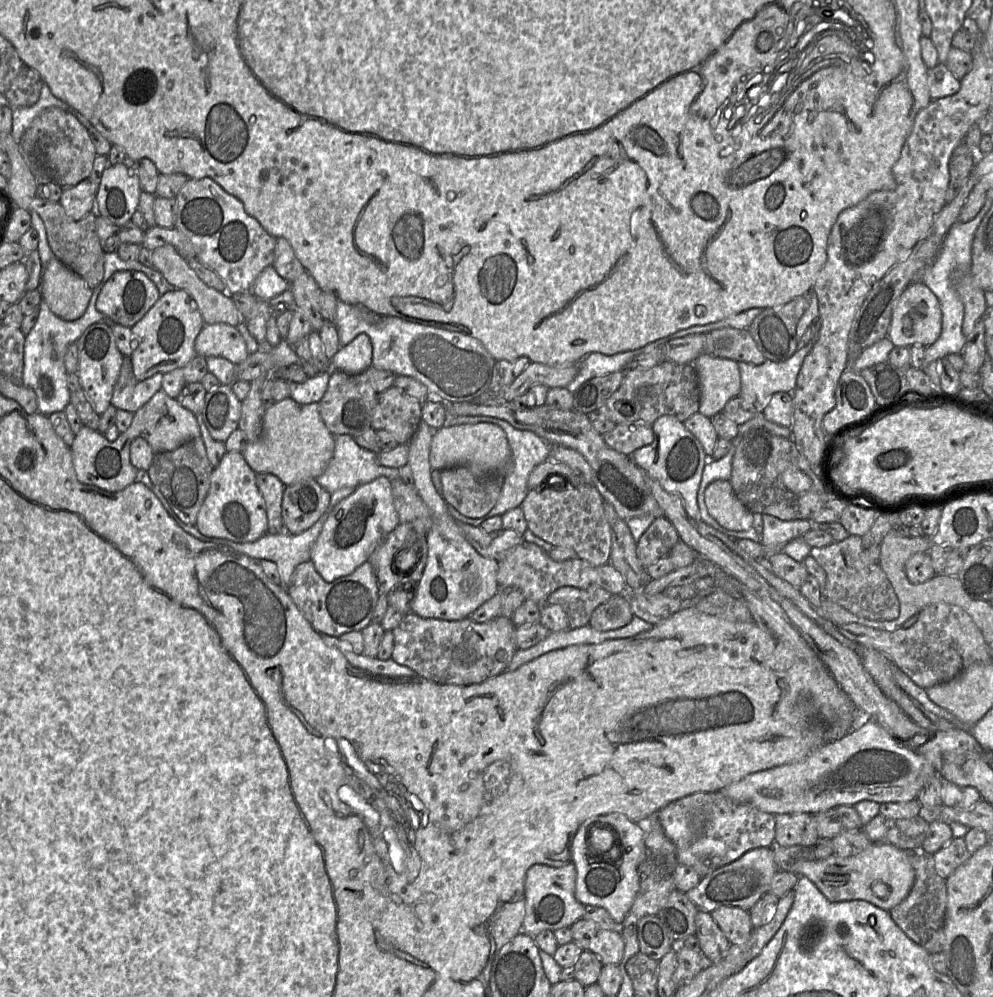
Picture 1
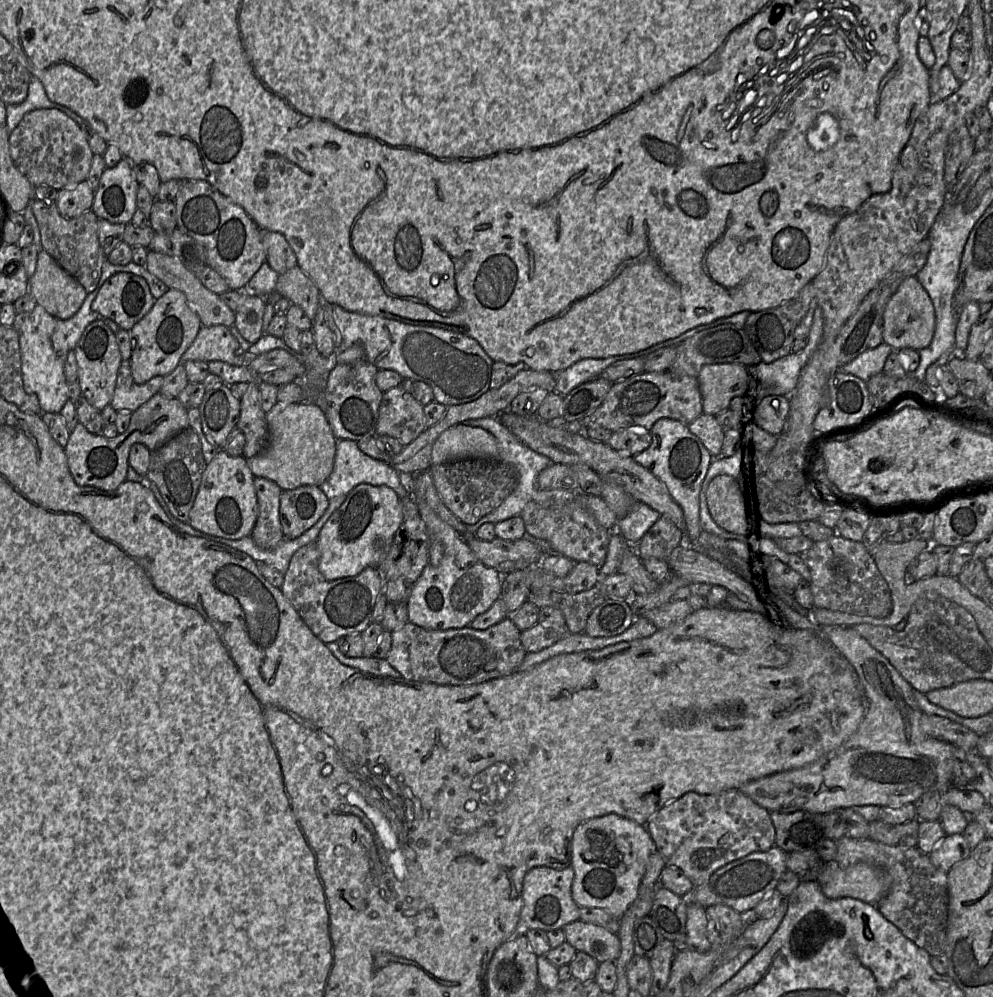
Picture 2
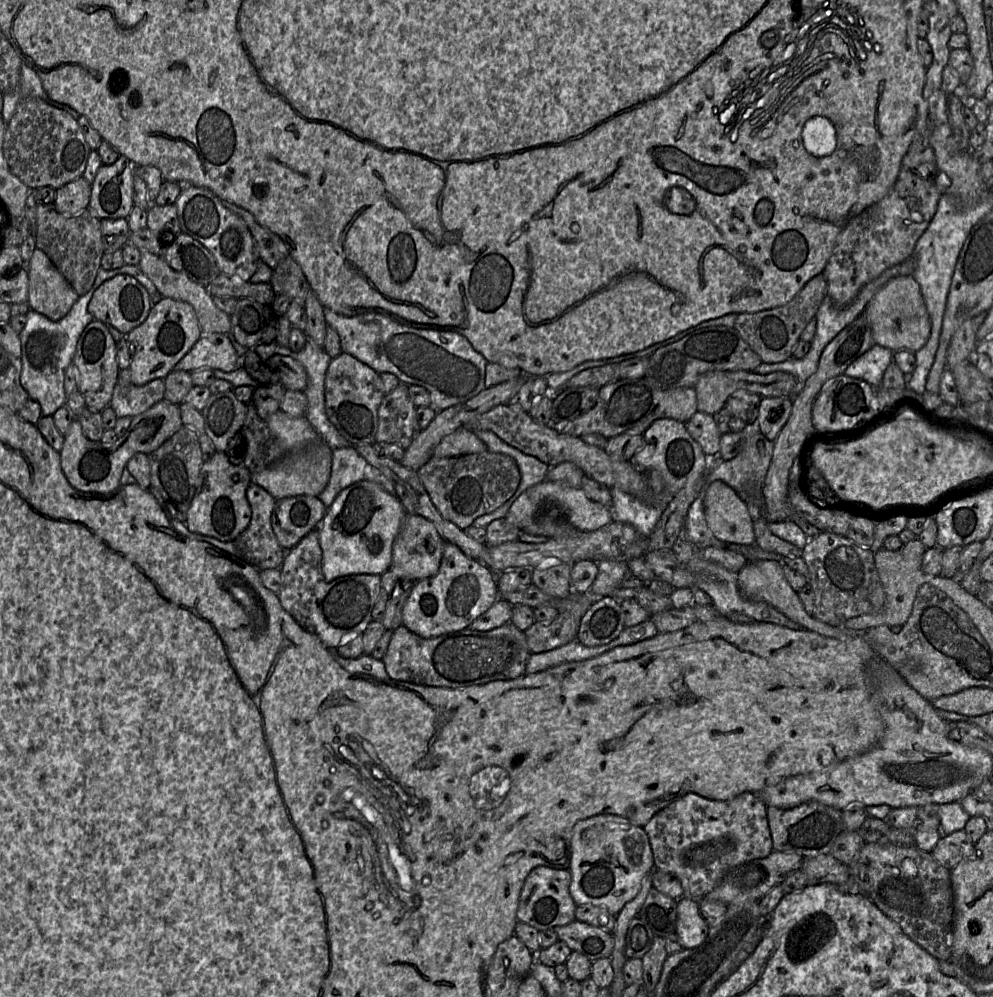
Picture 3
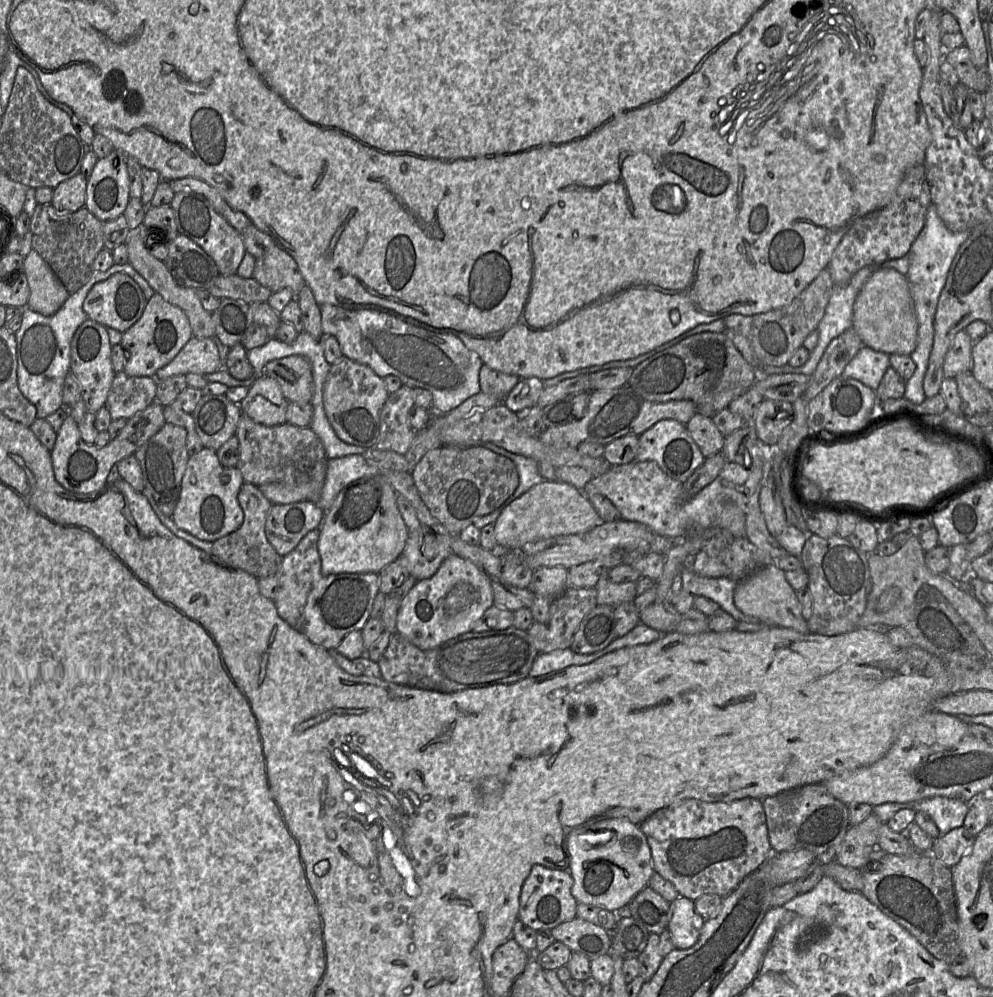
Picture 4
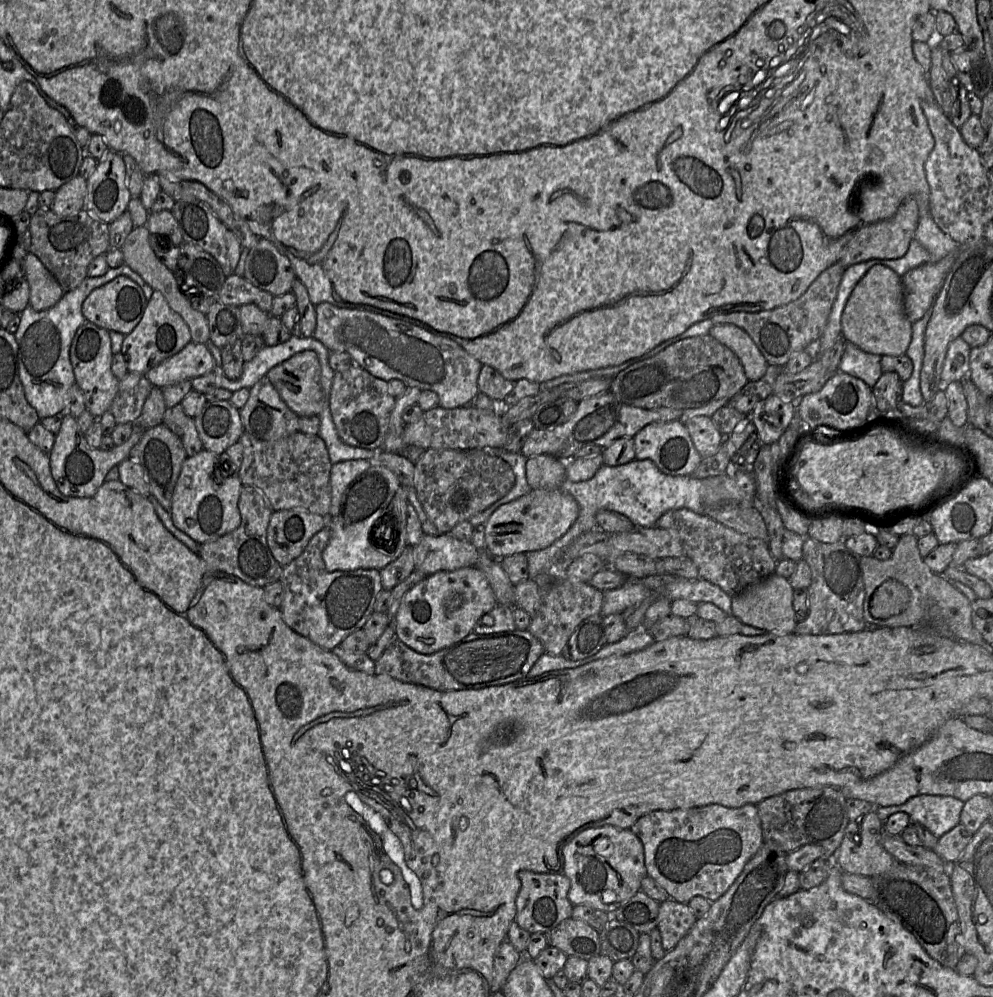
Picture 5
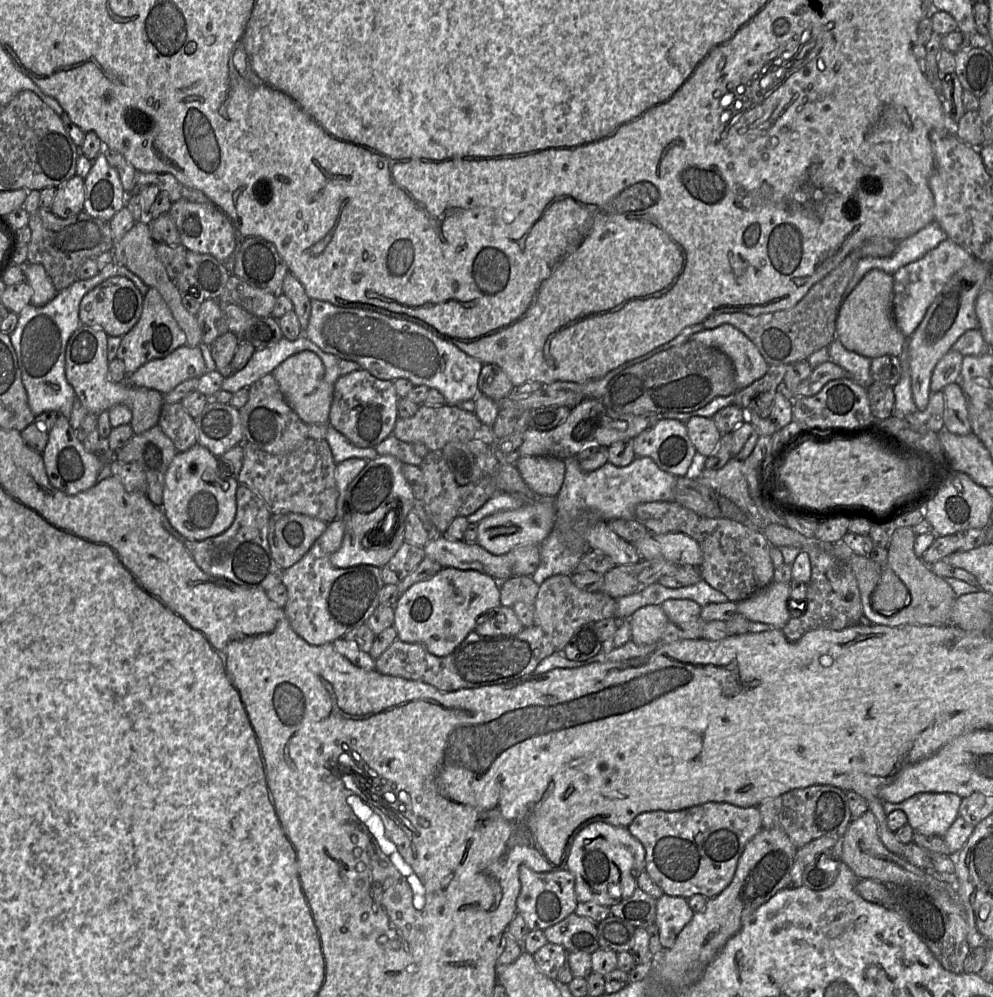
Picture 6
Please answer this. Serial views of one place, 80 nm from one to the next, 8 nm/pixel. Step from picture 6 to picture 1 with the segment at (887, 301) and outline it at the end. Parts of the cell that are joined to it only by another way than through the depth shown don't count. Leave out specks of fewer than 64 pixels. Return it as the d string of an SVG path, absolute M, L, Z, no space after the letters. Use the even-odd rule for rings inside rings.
M913 281L898 299L892 313L887 337L894 346L929 347L940 336L942 330L942 312L935 294L921 281Z

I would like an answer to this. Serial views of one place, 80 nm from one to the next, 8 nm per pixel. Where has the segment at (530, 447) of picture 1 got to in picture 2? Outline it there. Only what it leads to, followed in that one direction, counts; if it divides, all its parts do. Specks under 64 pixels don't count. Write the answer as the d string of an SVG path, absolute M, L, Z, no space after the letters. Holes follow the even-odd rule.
M492 416L480 419L470 419L462 424L471 427L480 427L493 434L497 439L499 460L514 465L520 475L520 481L517 488L501 503L501 505L482 517L477 523L472 525L467 524L467 530L474 534L485 523L496 524L502 520L521 515L527 503L539 489L537 487L537 480L540 472L555 463L552 463L548 457L535 452L523 444L499 421L498 417Z

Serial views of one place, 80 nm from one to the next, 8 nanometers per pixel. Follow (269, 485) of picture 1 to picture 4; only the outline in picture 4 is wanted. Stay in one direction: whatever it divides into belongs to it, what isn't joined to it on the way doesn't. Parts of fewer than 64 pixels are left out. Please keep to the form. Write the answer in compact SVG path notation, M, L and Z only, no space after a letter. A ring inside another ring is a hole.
M246 482L240 488L238 502L244 513L242 525L234 532L213 541L211 555L226 566L243 570L257 579L274 575L279 577L283 557L276 552L266 537L266 521L273 504L257 486Z

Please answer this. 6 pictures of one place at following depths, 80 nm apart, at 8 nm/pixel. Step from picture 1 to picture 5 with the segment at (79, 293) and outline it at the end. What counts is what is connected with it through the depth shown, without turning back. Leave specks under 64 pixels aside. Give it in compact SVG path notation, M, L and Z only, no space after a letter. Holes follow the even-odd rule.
M31 252L22 260L22 266L30 287L30 306L37 311L54 306L65 293L57 279Z

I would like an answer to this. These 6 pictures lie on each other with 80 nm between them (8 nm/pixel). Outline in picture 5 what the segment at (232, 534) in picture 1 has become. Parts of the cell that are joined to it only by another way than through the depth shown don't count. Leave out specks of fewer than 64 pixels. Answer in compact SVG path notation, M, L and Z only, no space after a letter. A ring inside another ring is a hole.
M203 449L187 457L174 488L170 515L177 529L199 544L234 531L241 523L238 501L242 483L237 474L224 476L218 469L218 456Z

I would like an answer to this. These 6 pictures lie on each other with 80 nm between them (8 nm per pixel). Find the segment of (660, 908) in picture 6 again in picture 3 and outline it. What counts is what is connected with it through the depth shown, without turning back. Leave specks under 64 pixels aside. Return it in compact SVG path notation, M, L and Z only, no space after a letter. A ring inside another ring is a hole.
M680 898L677 900L677 922L675 934L683 949L701 945L709 932L709 925L699 911L699 900Z

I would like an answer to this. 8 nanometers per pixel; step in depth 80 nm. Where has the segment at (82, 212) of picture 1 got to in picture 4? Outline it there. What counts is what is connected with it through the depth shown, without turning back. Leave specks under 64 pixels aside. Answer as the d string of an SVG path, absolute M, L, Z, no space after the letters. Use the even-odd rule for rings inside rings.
M80 172L53 189L51 205L60 212L75 212L85 206L87 178Z

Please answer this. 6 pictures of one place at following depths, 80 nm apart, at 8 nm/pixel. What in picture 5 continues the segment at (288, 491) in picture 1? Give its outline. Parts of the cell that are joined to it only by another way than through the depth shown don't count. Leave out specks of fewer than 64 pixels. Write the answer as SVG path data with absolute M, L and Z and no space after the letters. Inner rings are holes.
M303 508L274 511L268 529L268 546L281 566L299 557L311 538L326 526L326 517Z

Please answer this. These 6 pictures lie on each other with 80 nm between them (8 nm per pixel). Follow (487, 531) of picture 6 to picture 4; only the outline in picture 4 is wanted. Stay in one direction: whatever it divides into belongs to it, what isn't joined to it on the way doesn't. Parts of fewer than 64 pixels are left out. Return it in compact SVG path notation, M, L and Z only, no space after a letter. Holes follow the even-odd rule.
M543 480L506 506L495 521L495 537L498 546L500 547L500 551L497 553L503 554L504 551L507 550L519 550L525 544L541 539L582 533L602 524L603 522L603 519L596 512L582 490L576 489L573 485L567 482L559 480Z

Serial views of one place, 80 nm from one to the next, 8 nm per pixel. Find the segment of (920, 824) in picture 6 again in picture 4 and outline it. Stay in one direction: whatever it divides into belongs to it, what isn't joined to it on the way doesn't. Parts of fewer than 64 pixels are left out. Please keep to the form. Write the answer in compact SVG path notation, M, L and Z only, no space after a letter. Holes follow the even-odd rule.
M935 796L917 801L900 803L900 809L912 809L927 814L936 824L939 834L963 826L968 804L956 798Z

